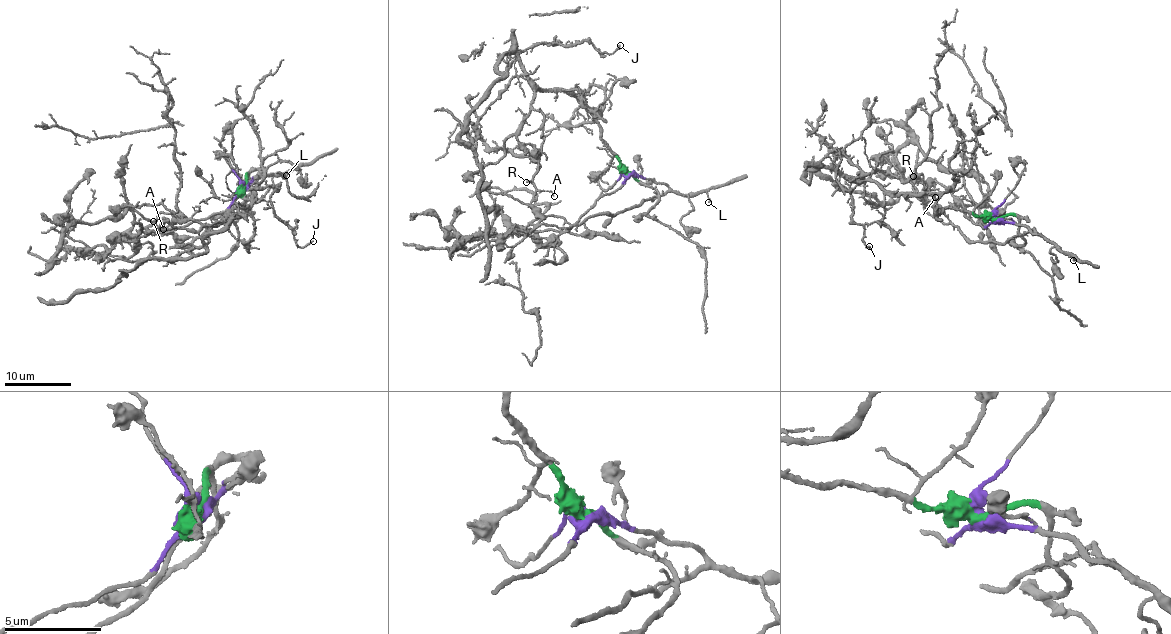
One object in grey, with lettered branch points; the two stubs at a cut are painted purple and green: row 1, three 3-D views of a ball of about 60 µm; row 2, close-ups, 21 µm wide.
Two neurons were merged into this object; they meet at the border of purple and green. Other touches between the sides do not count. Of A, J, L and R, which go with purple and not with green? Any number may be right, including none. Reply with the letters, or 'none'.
L

